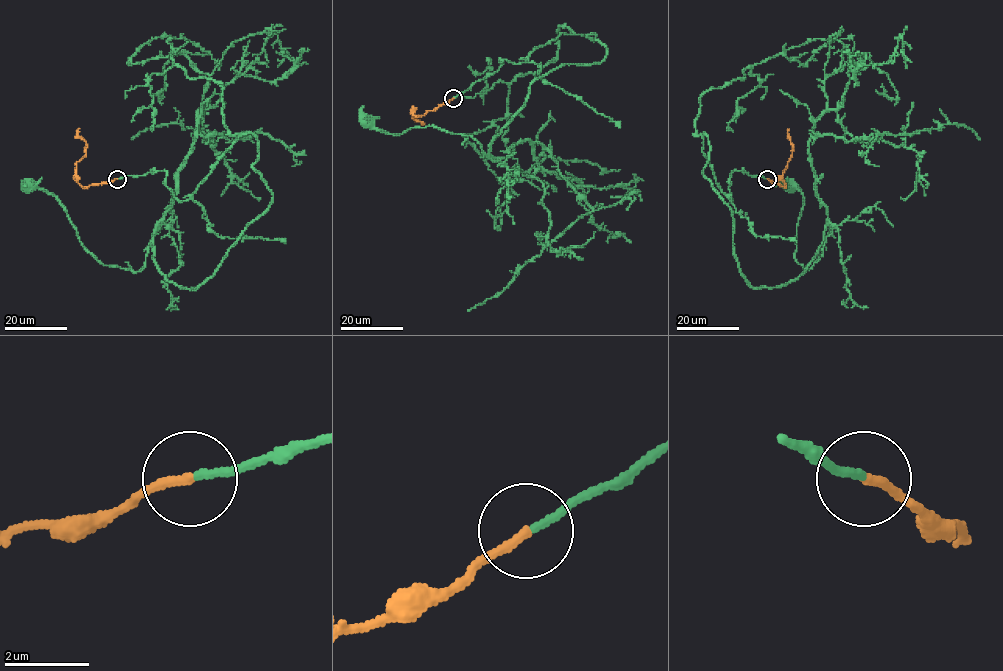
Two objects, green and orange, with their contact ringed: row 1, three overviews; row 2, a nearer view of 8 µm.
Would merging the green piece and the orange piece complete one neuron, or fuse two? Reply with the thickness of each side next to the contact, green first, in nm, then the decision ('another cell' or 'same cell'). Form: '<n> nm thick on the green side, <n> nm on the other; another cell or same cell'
180 nm thick on the green side, 220 nm on the other; same cell

